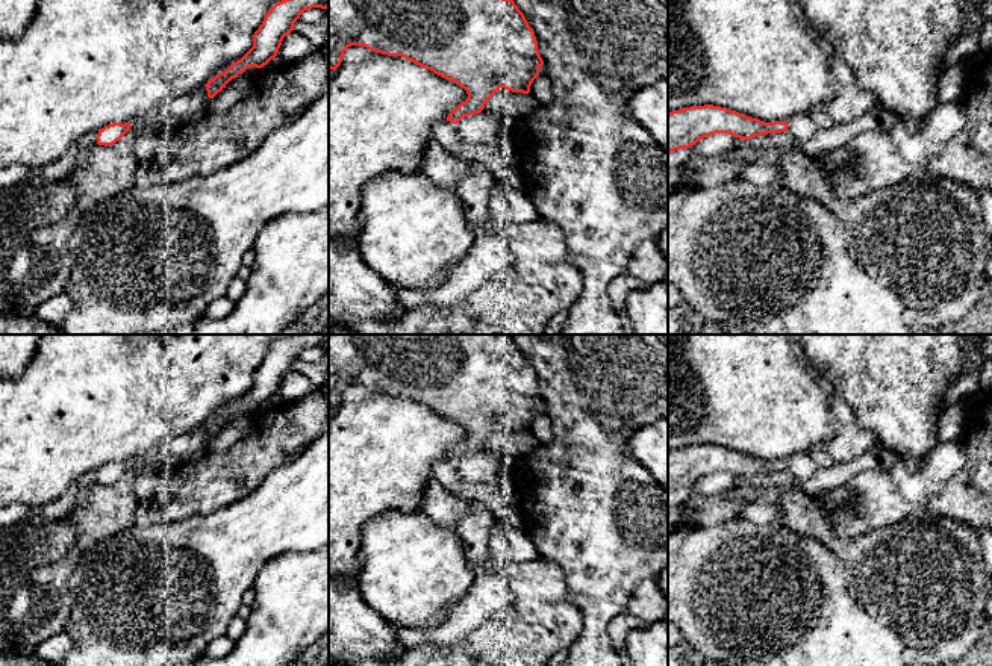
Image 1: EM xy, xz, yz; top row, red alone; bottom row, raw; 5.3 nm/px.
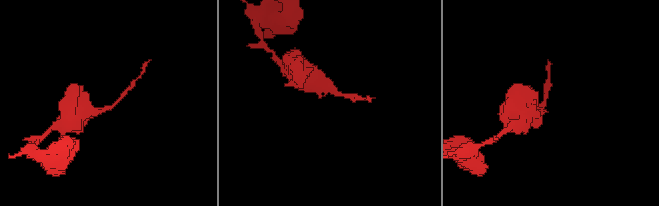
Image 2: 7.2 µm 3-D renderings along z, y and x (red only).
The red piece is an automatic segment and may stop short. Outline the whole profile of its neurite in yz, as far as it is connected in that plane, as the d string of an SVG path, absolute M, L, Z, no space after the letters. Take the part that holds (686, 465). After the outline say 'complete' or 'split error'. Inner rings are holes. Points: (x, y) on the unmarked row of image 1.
M704 443L668 451L668 492L689 487L715 472L728 472L739 478L781 472L788 460L763 462L727 447Z; complete

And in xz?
M329 335L330 409L351 384L406 397L463 427L468 437L447 456L453 463L480 453L500 427L529 433L544 404L524 353L512 336L500 335Z; complete

